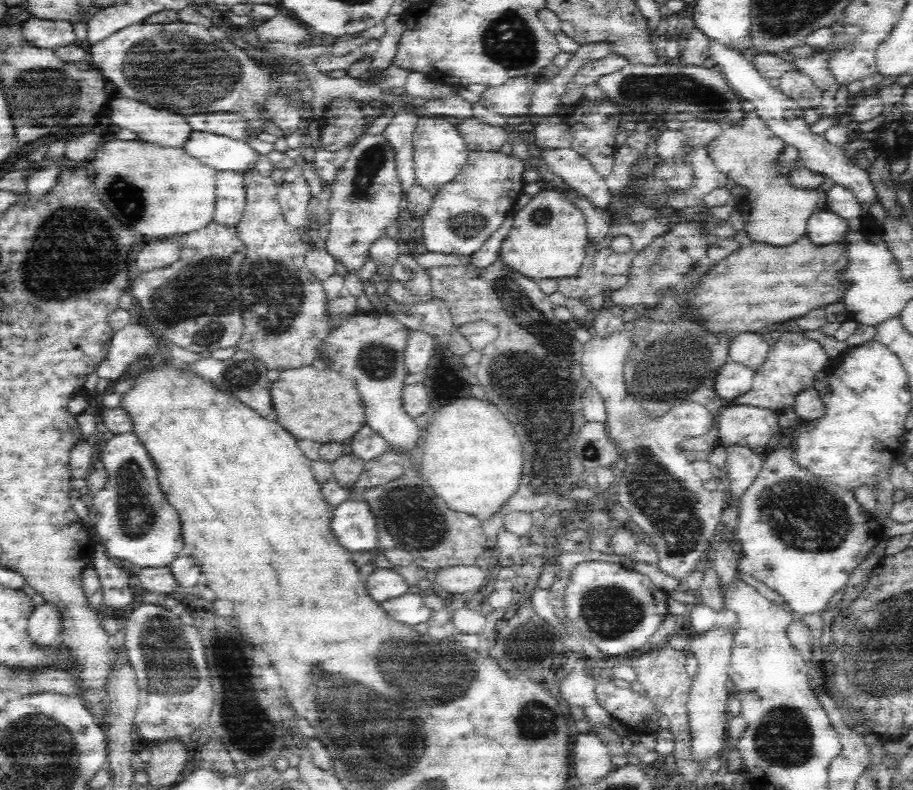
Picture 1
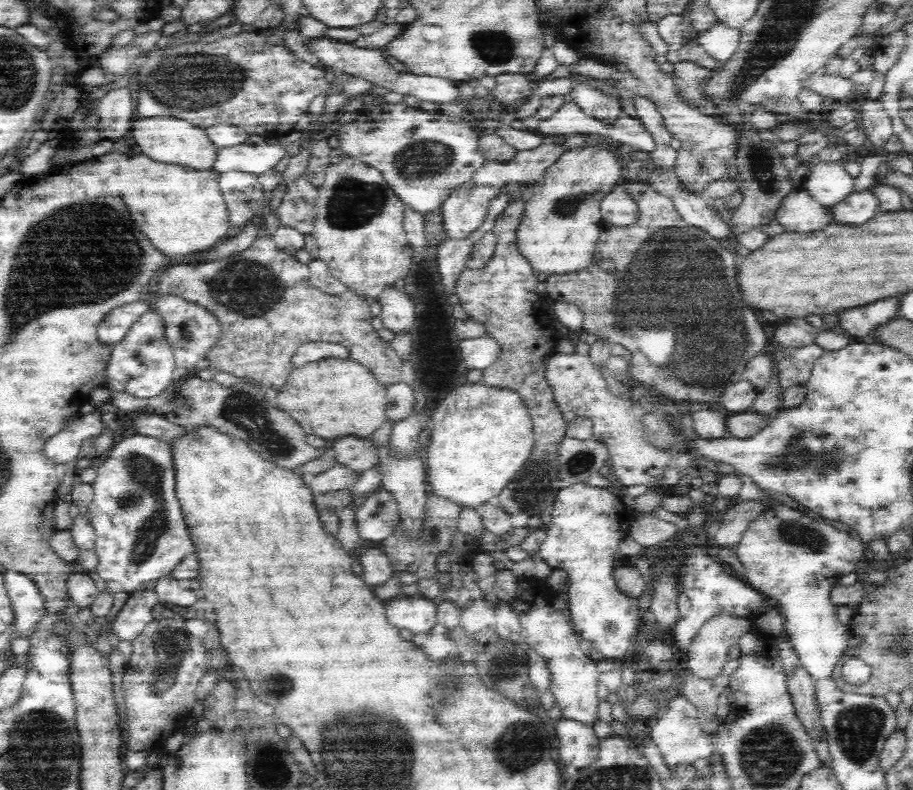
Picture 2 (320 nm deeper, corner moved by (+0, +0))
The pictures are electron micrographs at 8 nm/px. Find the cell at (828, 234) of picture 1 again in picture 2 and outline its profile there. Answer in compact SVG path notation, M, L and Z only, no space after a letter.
M868 189L855 190L831 210L836 224L858 226L872 220L880 212L879 208L877 194Z

